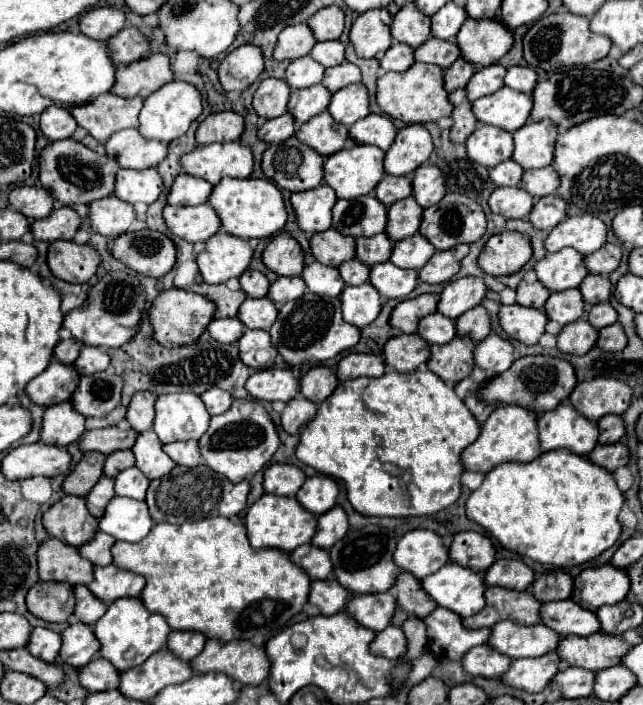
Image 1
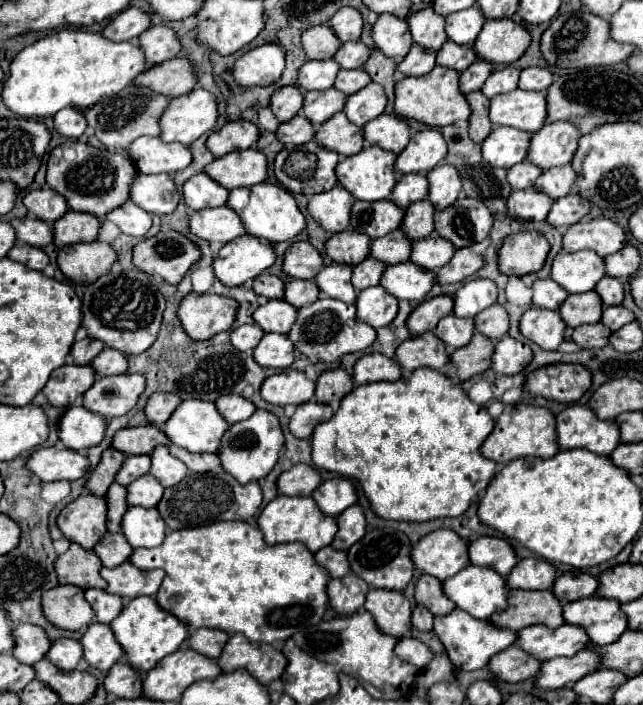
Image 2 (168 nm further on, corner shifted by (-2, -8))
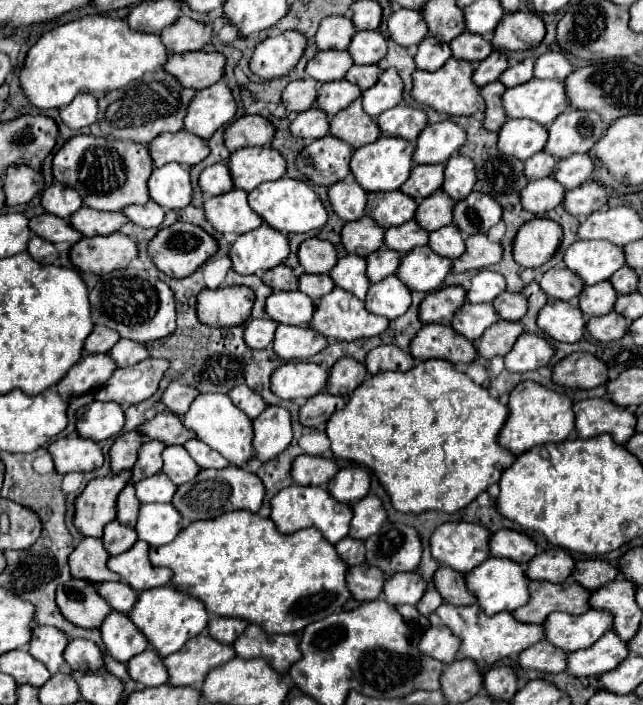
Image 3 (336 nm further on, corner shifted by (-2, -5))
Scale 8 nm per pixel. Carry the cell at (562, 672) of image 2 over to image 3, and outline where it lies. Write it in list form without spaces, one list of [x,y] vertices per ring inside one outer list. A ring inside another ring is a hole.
[[[606,631],[592,647],[566,655],[566,673],[572,677],[602,675],[624,661],[626,655],[626,643],[616,639],[614,631]]]

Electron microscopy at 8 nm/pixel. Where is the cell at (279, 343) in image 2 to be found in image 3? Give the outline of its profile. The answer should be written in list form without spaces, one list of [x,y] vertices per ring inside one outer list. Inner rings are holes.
[[[278,325],[272,341],[274,353],[284,361],[306,361],[326,345],[328,341],[324,341],[324,337],[320,337],[318,333],[312,333],[312,329],[288,325]]]

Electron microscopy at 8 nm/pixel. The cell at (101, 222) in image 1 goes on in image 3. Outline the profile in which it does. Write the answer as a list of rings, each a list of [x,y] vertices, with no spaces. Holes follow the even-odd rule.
[[[148,201],[146,205],[126,205],[122,209],[122,215],[126,215],[130,223],[148,229],[148,227],[160,227],[164,219],[164,209],[154,201]]]

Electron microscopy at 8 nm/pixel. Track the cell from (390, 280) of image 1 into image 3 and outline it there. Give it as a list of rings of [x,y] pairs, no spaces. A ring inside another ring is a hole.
[[[420,247],[406,253],[396,269],[396,277],[410,291],[436,291],[440,289],[444,277],[450,273],[452,261],[432,253],[432,249]]]

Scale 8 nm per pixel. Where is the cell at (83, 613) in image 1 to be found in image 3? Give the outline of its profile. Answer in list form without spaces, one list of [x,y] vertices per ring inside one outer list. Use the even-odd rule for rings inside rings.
[[[122,581],[118,583],[100,583],[98,585],[100,597],[118,613],[128,613],[132,605],[136,603],[136,591],[130,585],[124,585]]]

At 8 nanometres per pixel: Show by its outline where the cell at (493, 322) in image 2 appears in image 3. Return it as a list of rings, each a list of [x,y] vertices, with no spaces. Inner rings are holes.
[[[504,291],[500,297],[496,297],[494,309],[504,321],[518,321],[526,313],[526,299],[520,293]]]

